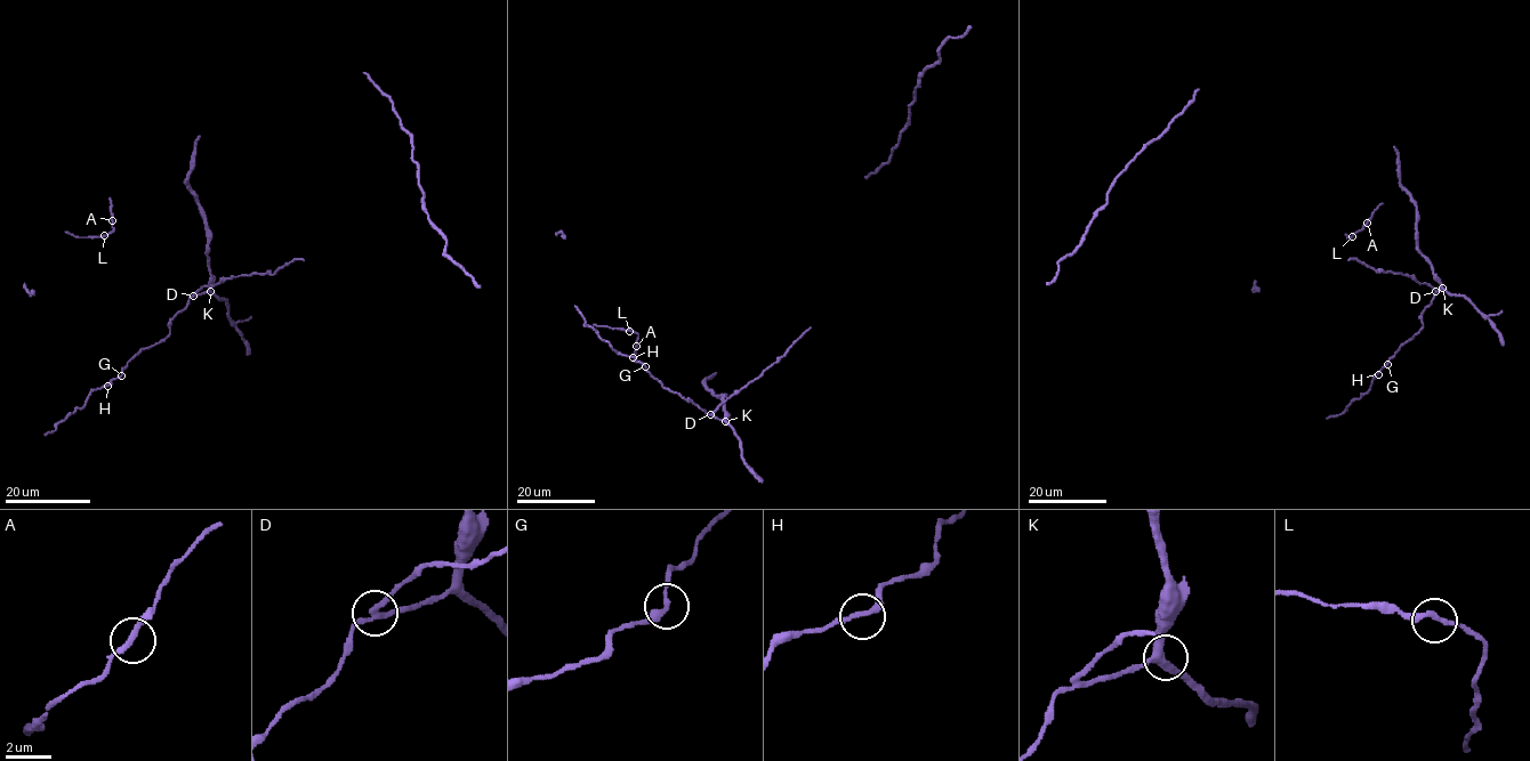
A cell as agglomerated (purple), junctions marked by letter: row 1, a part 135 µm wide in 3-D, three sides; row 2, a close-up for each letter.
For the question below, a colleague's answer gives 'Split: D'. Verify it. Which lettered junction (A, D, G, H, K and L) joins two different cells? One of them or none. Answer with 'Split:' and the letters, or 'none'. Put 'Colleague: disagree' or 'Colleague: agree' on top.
Colleague: agree
Split: D

